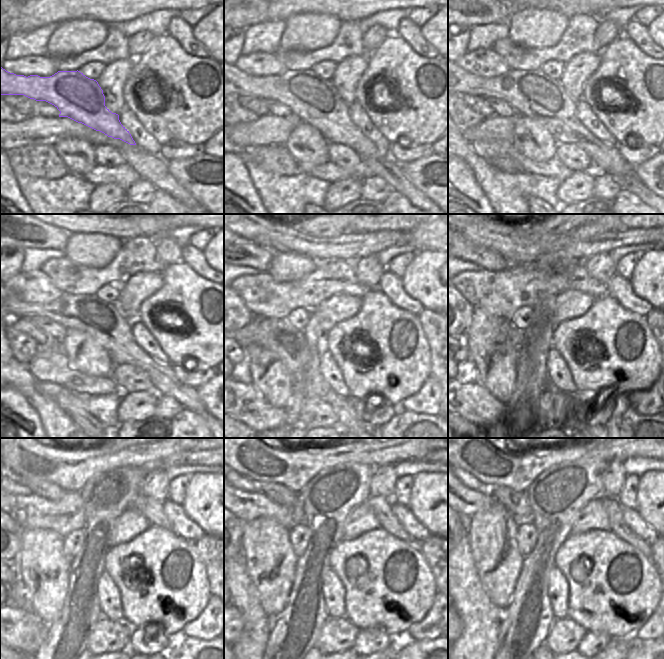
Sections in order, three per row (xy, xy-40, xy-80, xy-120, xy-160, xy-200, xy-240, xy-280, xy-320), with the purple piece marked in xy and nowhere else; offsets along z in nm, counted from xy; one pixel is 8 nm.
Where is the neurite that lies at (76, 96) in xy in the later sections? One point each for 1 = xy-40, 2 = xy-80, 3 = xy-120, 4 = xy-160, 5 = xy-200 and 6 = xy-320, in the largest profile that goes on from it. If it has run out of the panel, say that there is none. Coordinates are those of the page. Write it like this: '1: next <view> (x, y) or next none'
1: next xy-40 (315, 100)
2: next xy-80 (532, 94)
3: next xy-120 (99, 319)
4: next xy-160 (341, 307)
5: next xy-200 (570, 304)
6: next xy-320 (593, 516)

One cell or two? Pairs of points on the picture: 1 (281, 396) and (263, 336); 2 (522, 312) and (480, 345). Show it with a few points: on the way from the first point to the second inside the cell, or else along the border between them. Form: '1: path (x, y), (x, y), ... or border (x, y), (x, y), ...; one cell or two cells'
1: path (277, 381), (277, 359), (272, 354), (272, 351); one cell
2: border (510, 319), (522, 331); two cells

